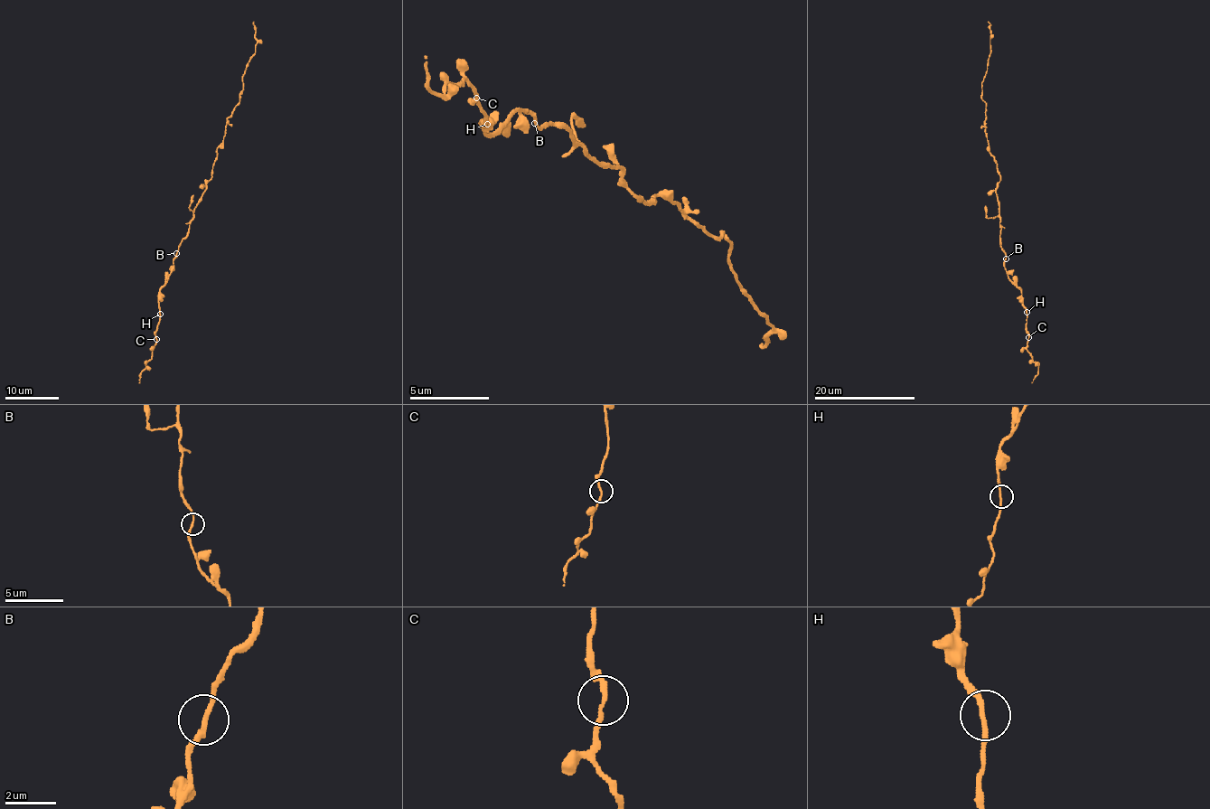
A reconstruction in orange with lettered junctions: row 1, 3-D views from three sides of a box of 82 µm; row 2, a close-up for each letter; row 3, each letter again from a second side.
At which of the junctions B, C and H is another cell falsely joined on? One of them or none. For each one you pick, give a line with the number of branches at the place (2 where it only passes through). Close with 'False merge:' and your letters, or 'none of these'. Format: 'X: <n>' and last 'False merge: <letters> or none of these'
False merge: none of these

